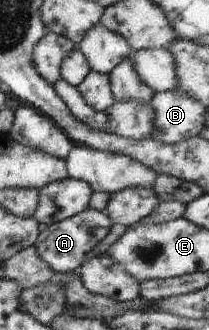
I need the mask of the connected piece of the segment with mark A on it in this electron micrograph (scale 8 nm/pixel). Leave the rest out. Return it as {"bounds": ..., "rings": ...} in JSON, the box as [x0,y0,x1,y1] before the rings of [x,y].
{"bounds":[33,207,112,272],"rings":[[[87,207],[76,215],[41,227],[33,246],[38,257],[41,257],[52,271],[74,272],[84,261],[84,257],[94,249],[94,245],[108,233],[110,225],[112,222],[104,212]]]}

